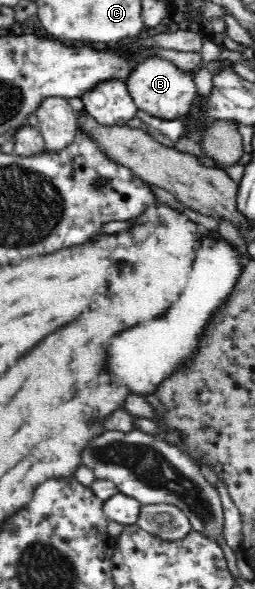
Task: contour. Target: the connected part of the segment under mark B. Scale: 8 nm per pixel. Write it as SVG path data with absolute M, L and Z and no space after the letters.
M153 56L153 59L143 61L143 65L135 68L135 73L131 73L127 87L129 93L133 95L134 103L139 110L143 110L153 117L160 119L178 119L183 115L188 115L195 105L195 95L198 94L197 85L191 72L179 69L174 63Z

